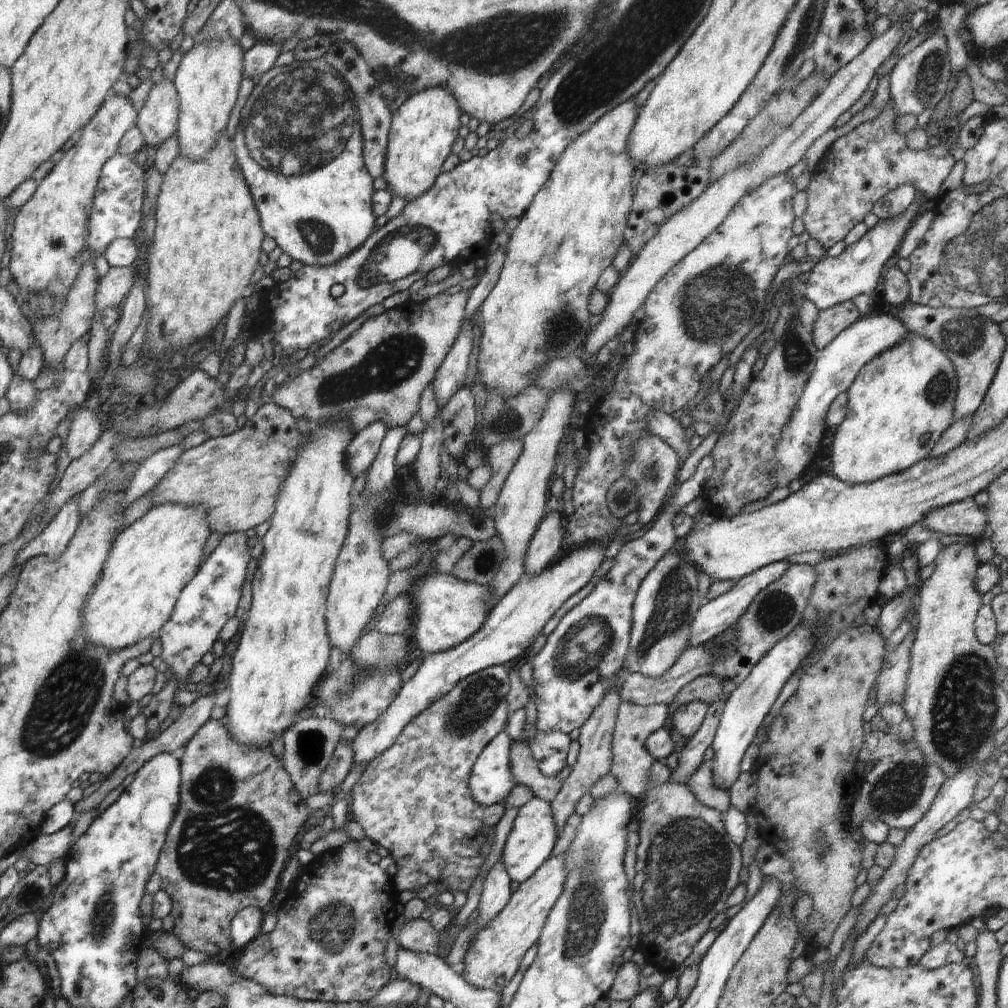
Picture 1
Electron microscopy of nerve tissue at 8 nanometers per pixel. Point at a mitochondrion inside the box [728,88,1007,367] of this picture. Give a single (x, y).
(963, 334)

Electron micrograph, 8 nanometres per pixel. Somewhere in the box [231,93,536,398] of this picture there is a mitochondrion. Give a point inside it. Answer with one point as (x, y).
(403, 251)

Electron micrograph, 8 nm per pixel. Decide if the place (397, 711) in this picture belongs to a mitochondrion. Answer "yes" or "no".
no

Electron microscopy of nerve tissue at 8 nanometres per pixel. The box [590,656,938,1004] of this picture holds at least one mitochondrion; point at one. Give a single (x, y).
(690, 861)

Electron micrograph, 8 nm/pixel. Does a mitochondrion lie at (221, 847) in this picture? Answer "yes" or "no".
yes

